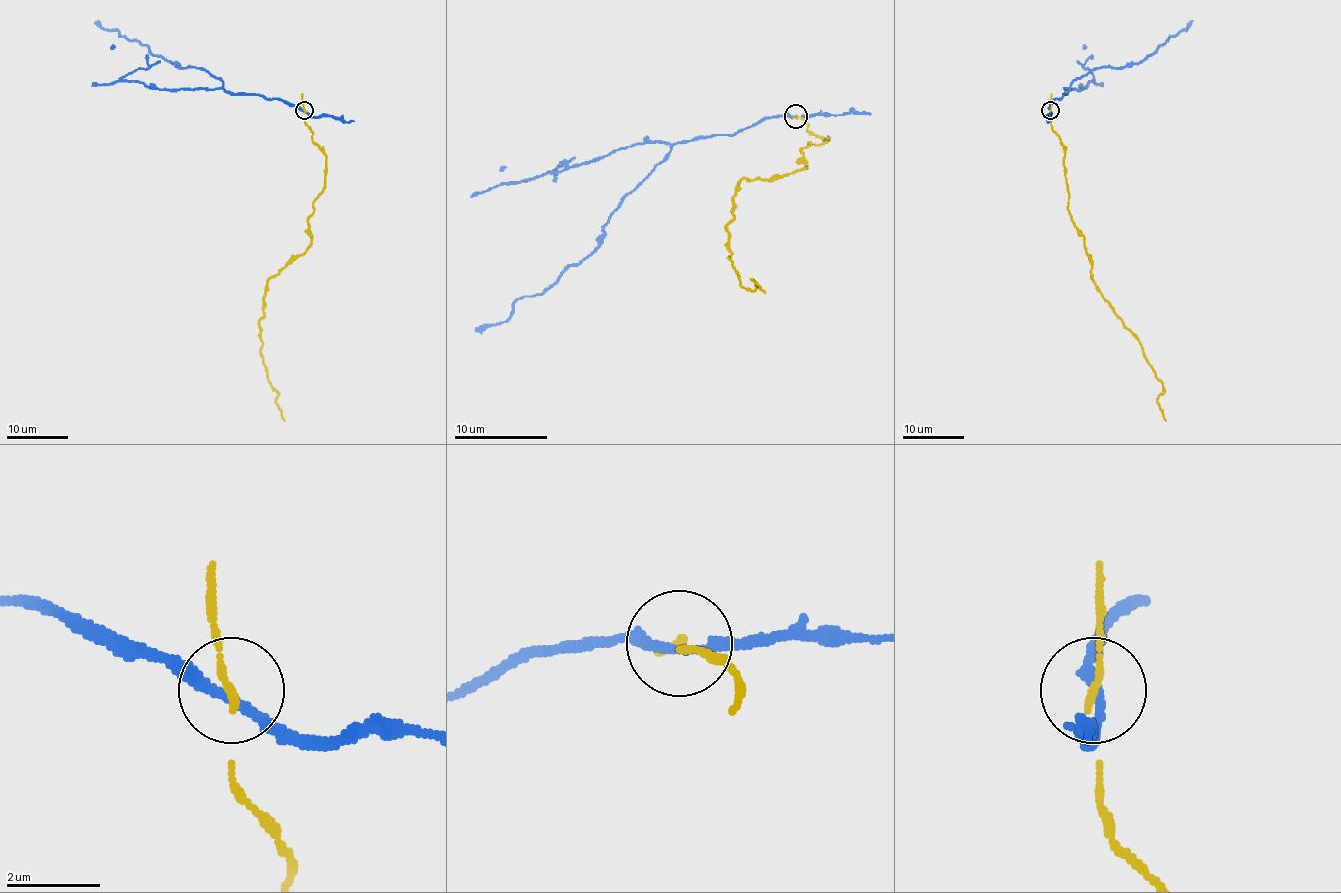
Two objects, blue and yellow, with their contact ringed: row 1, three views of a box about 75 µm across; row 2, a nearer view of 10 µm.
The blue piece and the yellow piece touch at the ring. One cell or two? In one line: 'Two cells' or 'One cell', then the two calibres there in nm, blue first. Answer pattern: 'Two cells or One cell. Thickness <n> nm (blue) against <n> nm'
Two cells. Thickness 200 nm (blue) against 120 nm

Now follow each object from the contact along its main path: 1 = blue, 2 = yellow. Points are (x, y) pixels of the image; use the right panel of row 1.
1: (1050, 110), (1050, 104), (1067, 91), (1073, 81), (1092, 70), (1141, 62), (1168, 38), (1185, 30), (1191, 21)
2: (1050, 110), (1064, 150), (1069, 212), (1084, 237), (1092, 278), (1162, 384), (1158, 404), (1165, 421)

